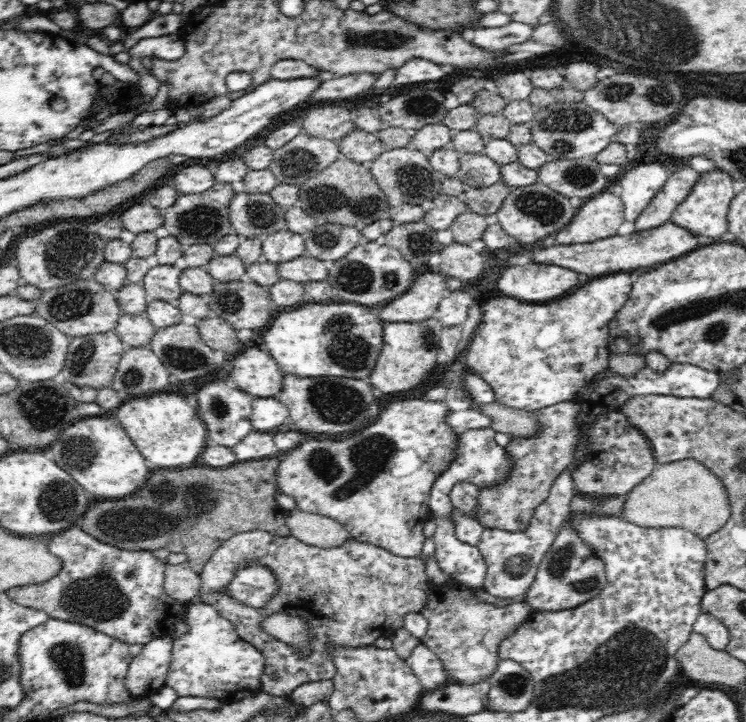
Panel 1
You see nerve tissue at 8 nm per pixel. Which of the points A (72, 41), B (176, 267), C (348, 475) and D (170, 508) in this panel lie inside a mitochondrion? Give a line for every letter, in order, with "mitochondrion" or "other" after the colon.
A: other
B: other
C: mitochondrion
D: mitochondrion

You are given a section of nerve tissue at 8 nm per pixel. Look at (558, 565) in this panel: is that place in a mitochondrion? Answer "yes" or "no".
yes

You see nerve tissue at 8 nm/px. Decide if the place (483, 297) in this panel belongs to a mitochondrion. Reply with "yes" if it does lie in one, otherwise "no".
no

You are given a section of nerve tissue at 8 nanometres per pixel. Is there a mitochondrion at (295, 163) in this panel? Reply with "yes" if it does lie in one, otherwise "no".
yes

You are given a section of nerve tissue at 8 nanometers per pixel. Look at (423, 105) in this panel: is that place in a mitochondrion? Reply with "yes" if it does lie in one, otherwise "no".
yes

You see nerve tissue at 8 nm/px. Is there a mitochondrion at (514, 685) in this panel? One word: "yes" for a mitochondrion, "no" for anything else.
yes

